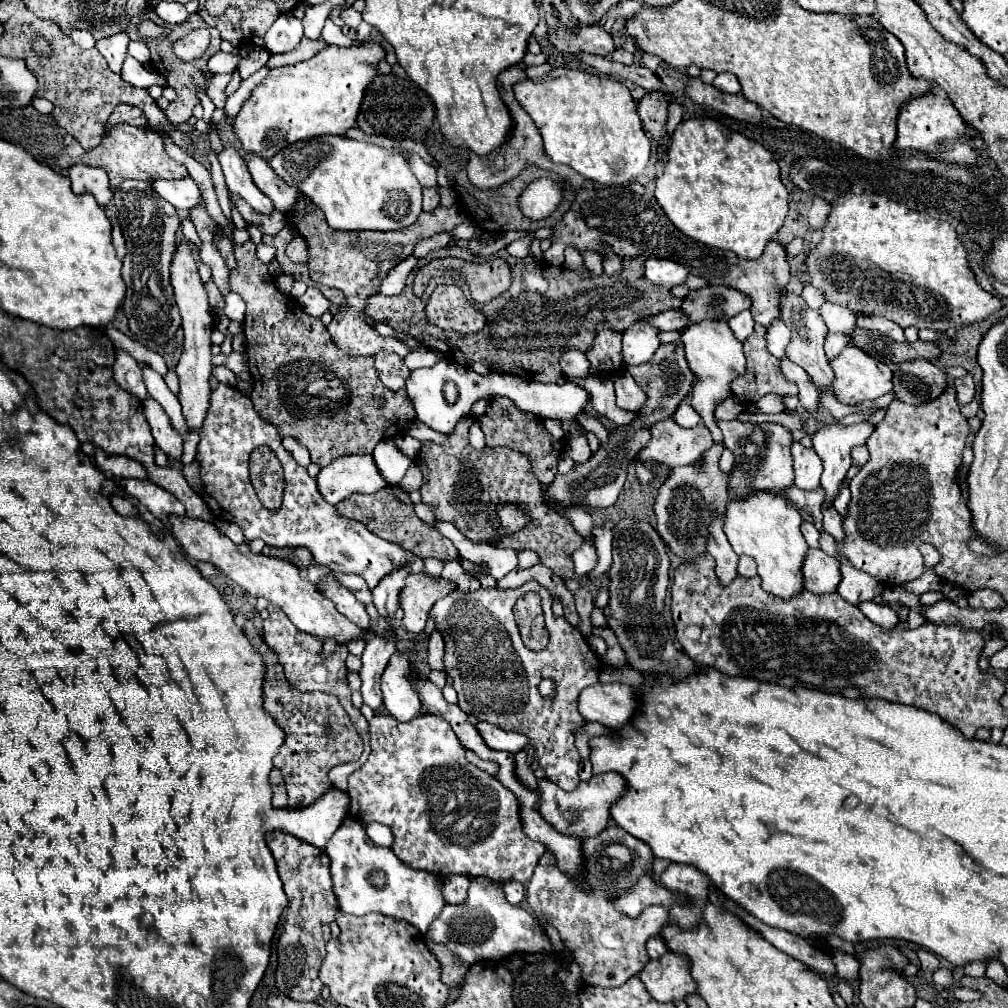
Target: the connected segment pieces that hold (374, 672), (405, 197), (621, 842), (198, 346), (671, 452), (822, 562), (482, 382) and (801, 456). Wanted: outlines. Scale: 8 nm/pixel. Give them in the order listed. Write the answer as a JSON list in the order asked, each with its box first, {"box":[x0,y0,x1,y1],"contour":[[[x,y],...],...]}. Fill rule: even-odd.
[{"box":[362,627,396,711],"contour":[[[392,627],[382,633],[372,637],[372,641],[366,643],[366,649],[362,653],[362,697],[364,703],[370,705],[374,711],[382,705],[382,691],[380,682],[382,671],[388,665],[390,655],[396,651],[396,635],[392,631]]]},{"box":[270,135,422,231],"contour":[[[340,135],[298,141],[272,157],[270,167],[318,205],[336,231],[392,231],[410,227],[422,213],[422,187],[402,155]]]},{"box":[526,827,668,987],"contour":[[[608,827],[598,837],[582,839],[580,843],[584,883],[588,885],[588,891],[580,889],[580,881],[564,875],[564,871],[556,865],[556,857],[546,851],[526,885],[526,901],[534,913],[544,913],[560,931],[560,939],[574,951],[586,983],[618,987],[644,969],[650,961],[644,945],[650,937],[660,933],[668,921],[668,911],[664,911],[662,905],[646,907],[640,917],[628,917],[616,909],[616,899],[632,889],[636,879],[644,875],[656,879],[652,871],[652,849],[620,827]]]},{"box":[172,243,212,433],"contour":[[[182,243],[174,255],[172,261],[172,287],[174,287],[174,295],[176,295],[176,305],[180,309],[180,317],[182,317],[182,327],[184,327],[184,343],[182,343],[182,355],[180,361],[176,365],[176,373],[180,379],[180,405],[182,405],[182,413],[186,419],[186,425],[190,431],[200,433],[204,427],[204,417],[208,413],[208,405],[210,405],[210,373],[212,373],[212,341],[210,341],[210,333],[212,333],[212,313],[208,307],[208,299],[206,299],[206,289],[198,277],[198,267],[196,267],[196,259],[190,251],[190,247],[186,243]]]},{"box":[638,419,714,467],"contour":[[[668,419],[650,427],[650,431],[652,441],[638,457],[640,461],[656,461],[668,467],[692,465],[700,453],[708,451],[714,443],[710,431],[702,423],[692,429],[682,429],[674,419]]]},{"box":[804,549,842,595],"contour":[[[808,549],[804,559],[804,587],[816,595],[830,595],[838,591],[842,581],[840,561],[826,555],[822,549]]]},{"box":[406,359,588,433],"contour":[[[442,359],[434,367],[414,369],[406,383],[406,391],[416,409],[416,419],[438,433],[450,433],[458,425],[458,421],[470,413],[472,405],[482,397],[504,395],[524,411],[530,411],[542,419],[552,417],[560,421],[574,421],[588,401],[588,391],[574,383],[536,383],[506,373],[492,373],[490,377],[482,377],[472,371],[472,367],[450,363],[446,359]]]},{"box":[792,443,820,489],"contour":[[[792,443],[792,457],[794,457],[794,485],[800,489],[816,489],[820,485],[820,457],[816,457],[814,449],[804,447],[802,443]]]}]

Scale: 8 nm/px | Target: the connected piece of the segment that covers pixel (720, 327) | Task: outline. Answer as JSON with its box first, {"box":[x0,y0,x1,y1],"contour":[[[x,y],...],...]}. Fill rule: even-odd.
{"box":[684,321,746,429],"contour":[[[702,321],[684,331],[684,349],[688,365],[698,379],[690,393],[690,405],[702,417],[702,423],[712,429],[716,425],[716,407],[732,395],[730,383],[744,373],[746,359],[742,353],[742,343],[732,335],[726,321]]]}

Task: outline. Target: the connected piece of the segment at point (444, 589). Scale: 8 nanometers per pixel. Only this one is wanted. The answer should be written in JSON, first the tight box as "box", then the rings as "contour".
{"box":[400,573,458,633],"contour":[[[412,573],[400,593],[400,607],[404,609],[404,627],[410,633],[422,633],[428,611],[440,599],[452,593],[458,585],[446,577],[430,577]]]}

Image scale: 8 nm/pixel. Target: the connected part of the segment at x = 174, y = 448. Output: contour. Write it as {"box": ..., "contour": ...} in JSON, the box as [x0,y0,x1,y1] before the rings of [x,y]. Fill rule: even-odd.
{"box":[144,397,184,461],"contour":[[[152,397],[144,399],[144,415],[152,427],[154,439],[158,443],[158,447],[174,461],[178,461],[182,457],[182,443],[184,439],[180,437],[180,433],[172,427],[170,417],[164,413],[164,409],[160,407],[158,401],[154,401]]]}

